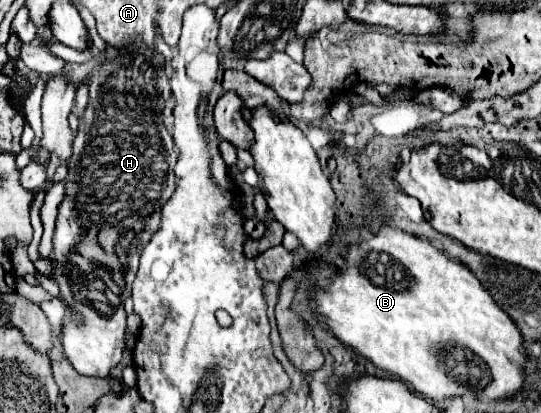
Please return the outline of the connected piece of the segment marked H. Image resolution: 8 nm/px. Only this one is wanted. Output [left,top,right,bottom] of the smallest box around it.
[52,44,178,378]

